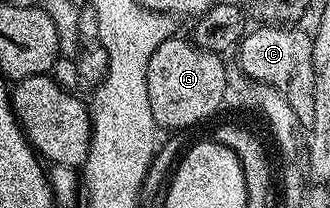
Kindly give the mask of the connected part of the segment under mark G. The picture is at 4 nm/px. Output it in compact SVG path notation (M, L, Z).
M172 37L161 41L153 57L149 57L147 92L149 109L153 109L156 128L168 127L171 133L179 133L182 127L195 127L218 113L224 106L225 83L229 67L212 51L206 51L192 43L190 38Z

